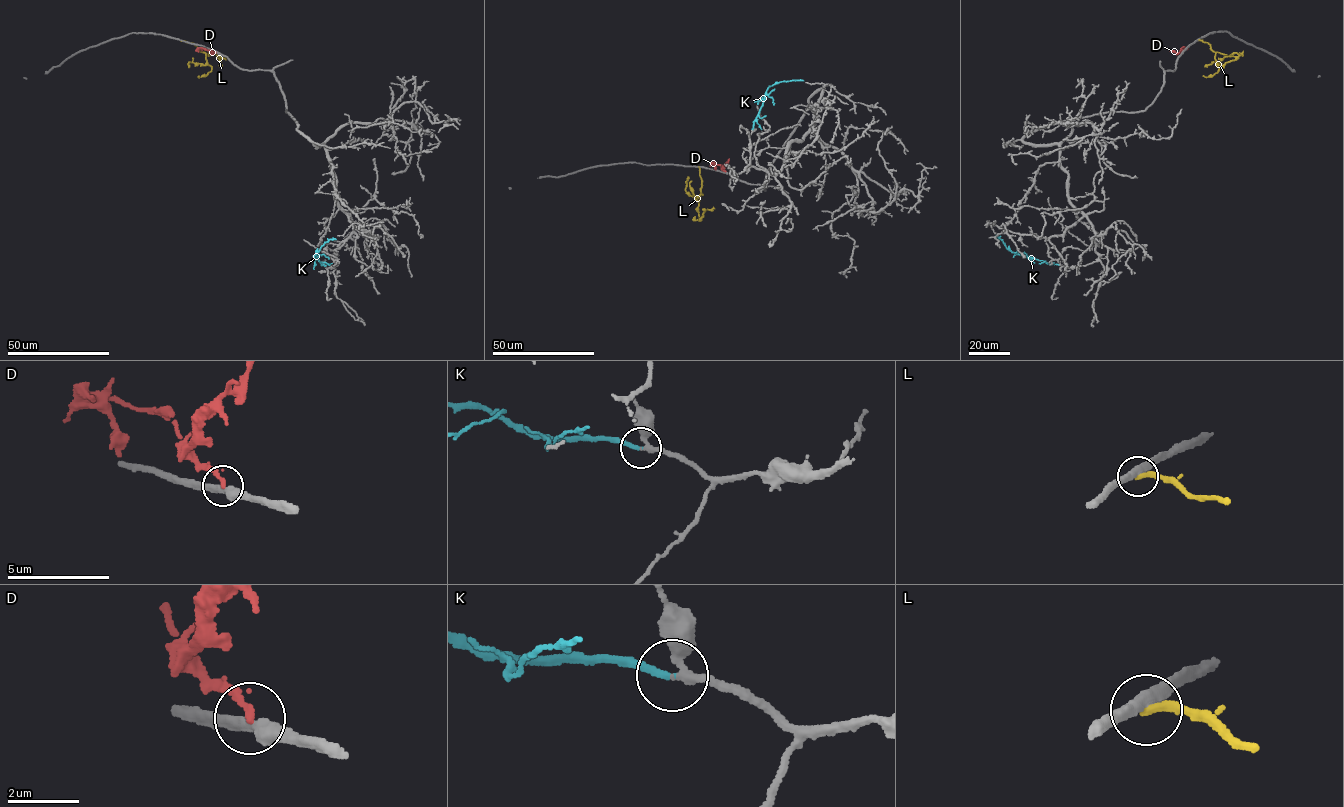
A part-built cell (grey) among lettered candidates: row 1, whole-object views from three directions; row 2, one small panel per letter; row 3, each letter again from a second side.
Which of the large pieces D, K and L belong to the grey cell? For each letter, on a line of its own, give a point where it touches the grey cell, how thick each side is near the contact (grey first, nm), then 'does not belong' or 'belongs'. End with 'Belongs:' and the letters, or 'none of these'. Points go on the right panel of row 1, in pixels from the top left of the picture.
D: contact (1182, 52); calibres 400 and 190 nm; does not belong
K: contact (1059, 265); calibres 240 and 200 nm; belongs
L: contact (1198, 40); calibres 340 and 260 nm; does not belong
Belongs: K

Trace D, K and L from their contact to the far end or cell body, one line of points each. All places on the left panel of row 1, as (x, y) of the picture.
D: (216, 52), (196, 49)
K: (324, 265), (313, 256), (325, 242), (336, 239)
L: (181, 41), (192, 42), (208, 54), (212, 51), (227, 58)

